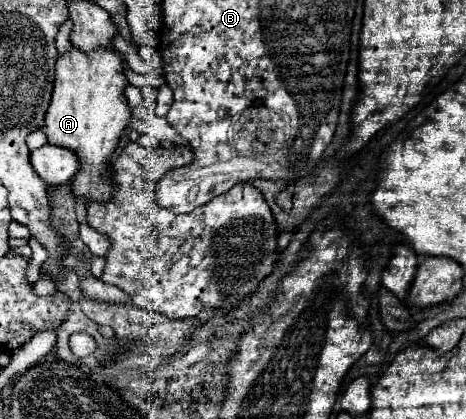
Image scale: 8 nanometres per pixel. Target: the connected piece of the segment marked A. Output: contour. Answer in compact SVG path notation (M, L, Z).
M71 49L71 53L57 61L55 87L43 131L49 145L71 149L79 157L79 171L73 177L71 193L83 201L103 203L115 195L115 183L109 179L109 159L131 119L131 109L123 93L127 77L121 65L121 53L109 53L109 49L99 49L97 53L77 53L77 49Z

